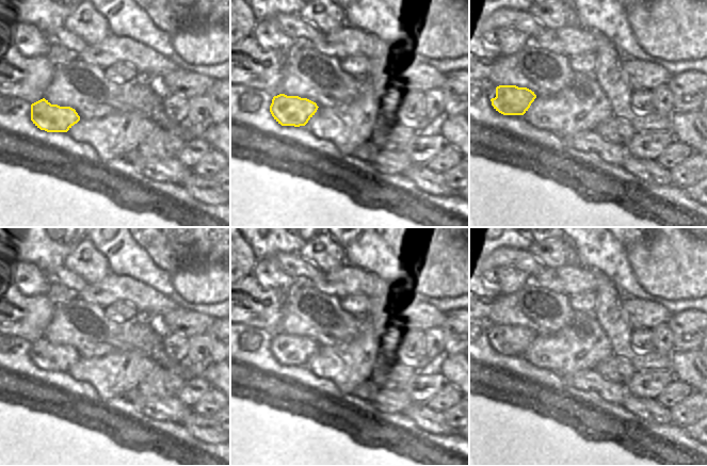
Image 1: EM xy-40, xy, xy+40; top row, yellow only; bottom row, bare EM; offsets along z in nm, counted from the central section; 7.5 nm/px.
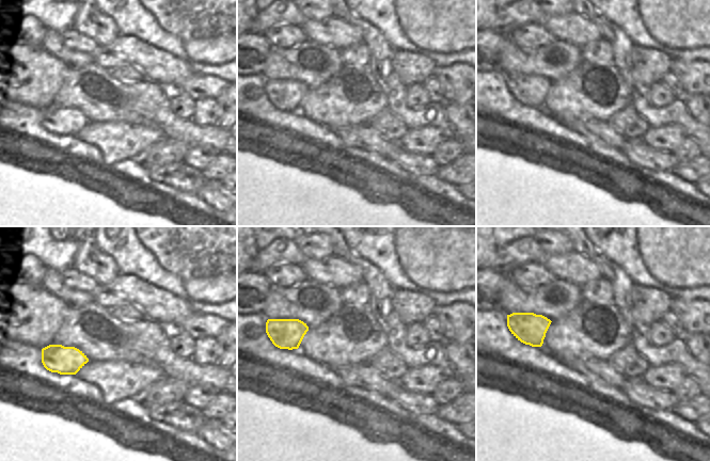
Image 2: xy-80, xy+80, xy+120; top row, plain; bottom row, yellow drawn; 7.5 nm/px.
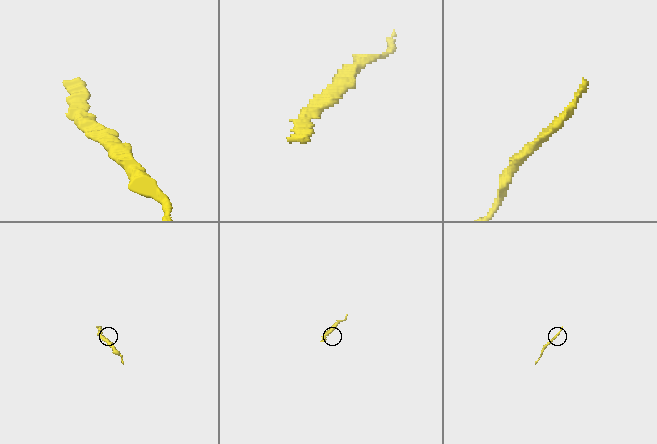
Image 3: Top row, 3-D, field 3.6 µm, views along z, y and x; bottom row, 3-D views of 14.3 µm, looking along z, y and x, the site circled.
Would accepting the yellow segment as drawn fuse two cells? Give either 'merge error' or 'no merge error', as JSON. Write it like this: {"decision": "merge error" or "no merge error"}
{"decision": "no merge error"}

